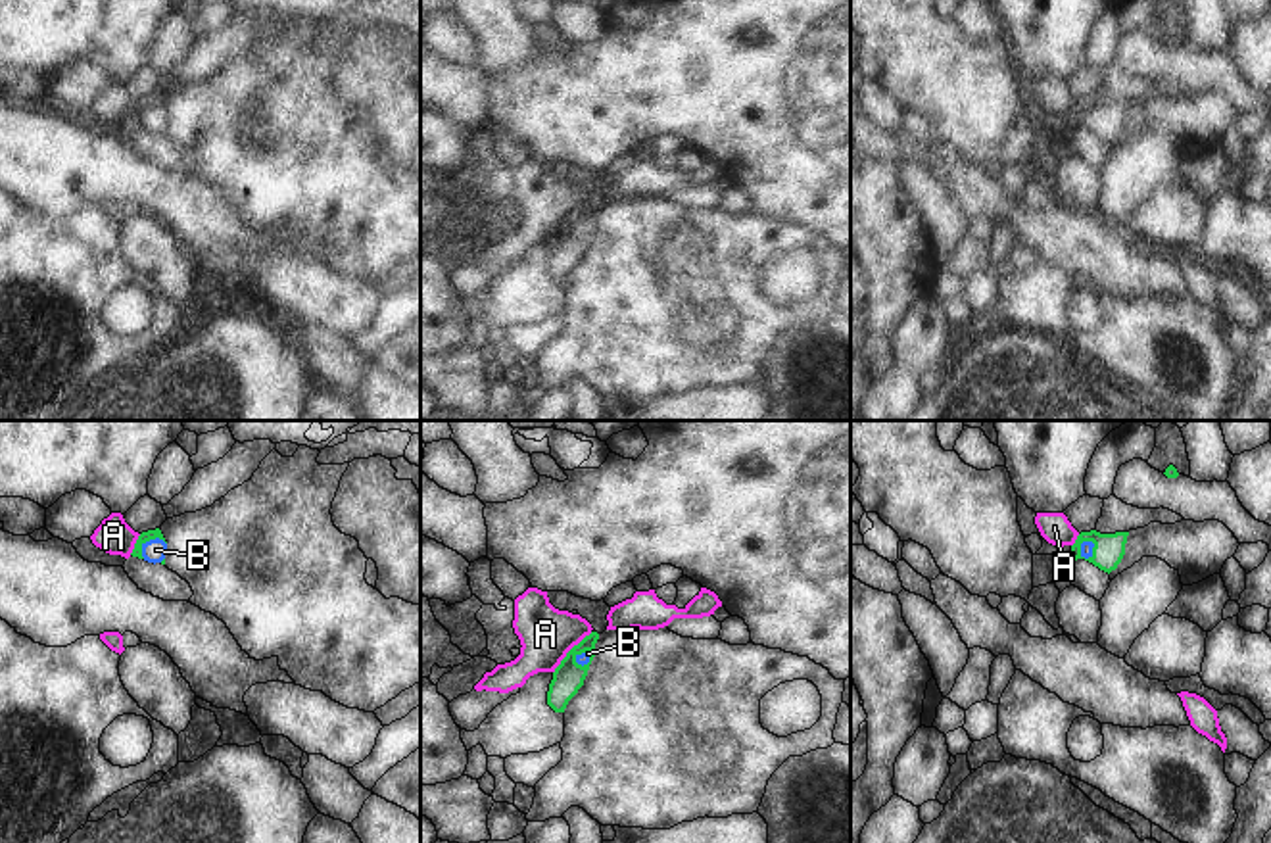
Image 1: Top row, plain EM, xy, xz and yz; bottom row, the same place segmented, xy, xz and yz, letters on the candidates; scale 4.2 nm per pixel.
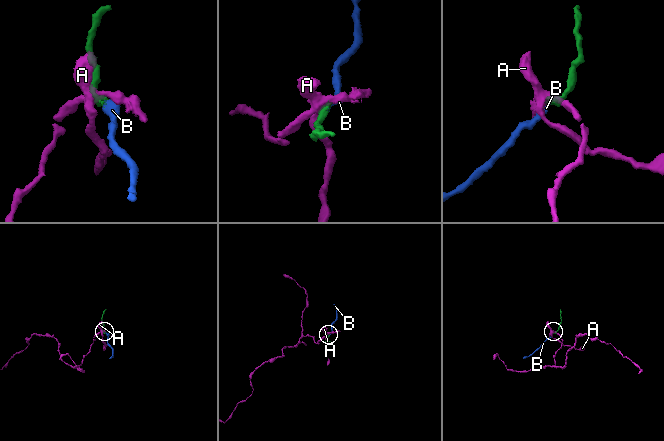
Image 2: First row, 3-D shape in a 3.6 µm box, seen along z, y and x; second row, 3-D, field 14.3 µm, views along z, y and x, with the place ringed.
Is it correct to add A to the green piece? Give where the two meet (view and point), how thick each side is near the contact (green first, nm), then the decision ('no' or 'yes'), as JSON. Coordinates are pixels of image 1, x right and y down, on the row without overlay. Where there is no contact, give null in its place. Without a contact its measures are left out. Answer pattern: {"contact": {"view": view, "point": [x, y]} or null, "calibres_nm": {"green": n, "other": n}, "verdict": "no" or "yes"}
{"contact": {"view": "xz", "point": [569, 221]}, "calibres_nm": {"green": 130, "other": 220}, "verdict": "no"}

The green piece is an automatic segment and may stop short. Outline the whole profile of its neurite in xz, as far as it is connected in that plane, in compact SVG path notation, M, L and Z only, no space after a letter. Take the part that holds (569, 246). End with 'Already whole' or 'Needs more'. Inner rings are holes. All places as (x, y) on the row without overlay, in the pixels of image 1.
M597 202L574 215L553 242L547 261L547 275L555 282L564 282L568 271L578 263L595 227Z. Needs more.

